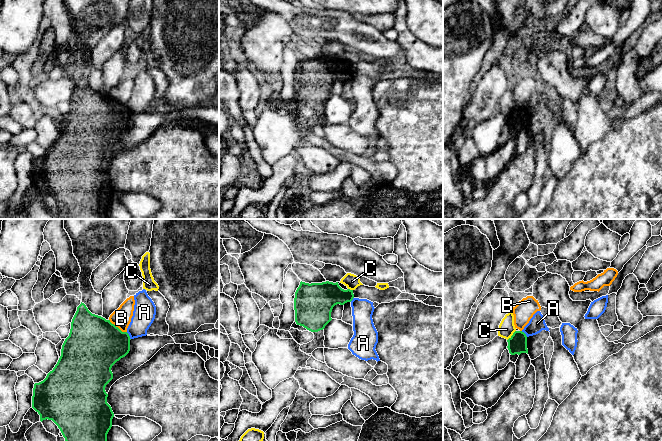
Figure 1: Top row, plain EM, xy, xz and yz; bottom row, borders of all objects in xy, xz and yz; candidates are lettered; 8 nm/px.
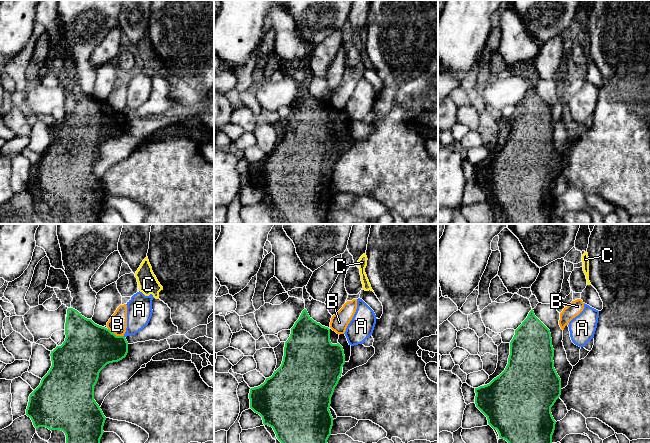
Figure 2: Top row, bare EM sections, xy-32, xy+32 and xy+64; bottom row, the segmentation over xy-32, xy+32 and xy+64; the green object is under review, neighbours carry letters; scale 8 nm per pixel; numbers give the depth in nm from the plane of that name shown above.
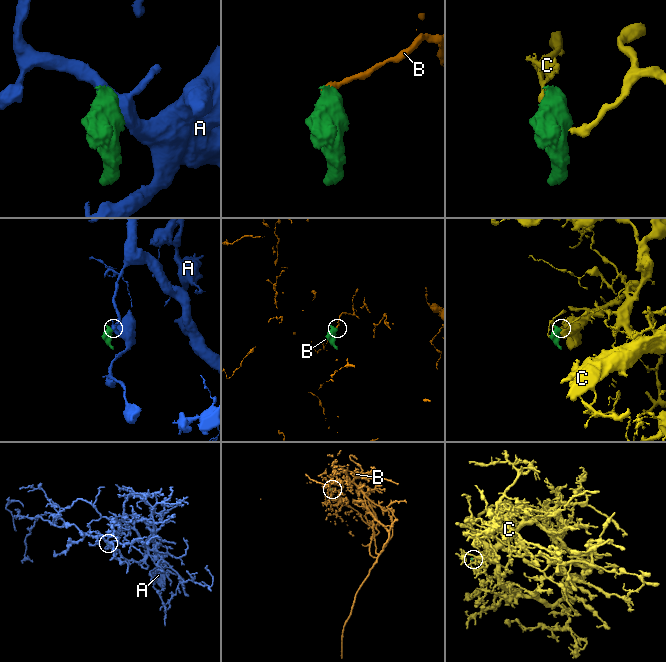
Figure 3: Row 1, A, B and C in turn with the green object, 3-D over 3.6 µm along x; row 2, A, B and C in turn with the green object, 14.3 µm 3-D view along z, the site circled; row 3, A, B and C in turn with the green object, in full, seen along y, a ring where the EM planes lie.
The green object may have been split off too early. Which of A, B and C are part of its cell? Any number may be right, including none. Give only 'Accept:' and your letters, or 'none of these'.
Accept: none of these

